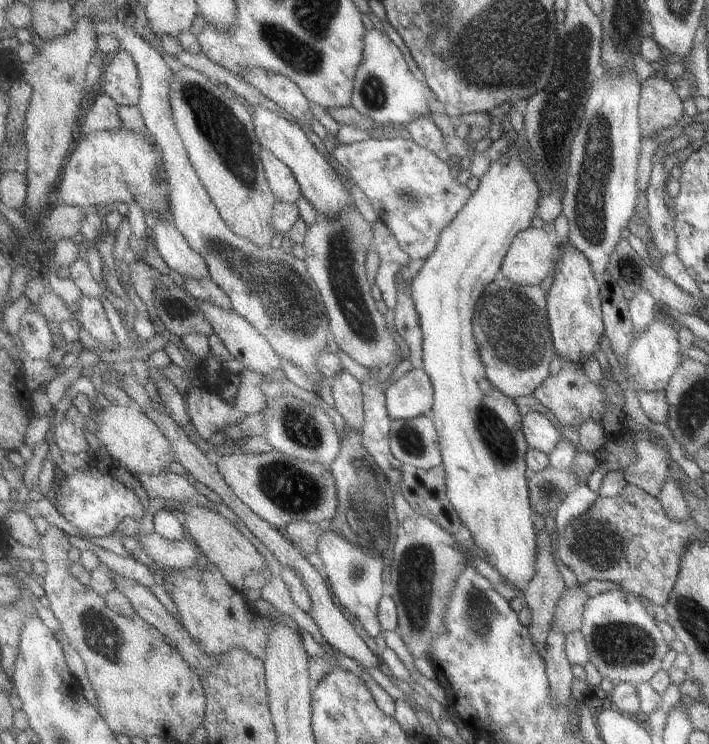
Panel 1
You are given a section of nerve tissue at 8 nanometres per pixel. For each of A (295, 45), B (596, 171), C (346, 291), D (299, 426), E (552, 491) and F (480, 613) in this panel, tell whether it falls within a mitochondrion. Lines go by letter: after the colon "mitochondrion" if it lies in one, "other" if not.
A: mitochondrion
B: mitochondrion
C: mitochondrion
D: mitochondrion
E: mitochondrion
F: mitochondrion

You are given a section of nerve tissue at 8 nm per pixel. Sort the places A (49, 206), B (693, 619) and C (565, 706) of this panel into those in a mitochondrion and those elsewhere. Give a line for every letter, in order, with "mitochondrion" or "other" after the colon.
A: other
B: mitochondrion
C: other

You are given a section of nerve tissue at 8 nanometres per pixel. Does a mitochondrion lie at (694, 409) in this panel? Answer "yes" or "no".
yes

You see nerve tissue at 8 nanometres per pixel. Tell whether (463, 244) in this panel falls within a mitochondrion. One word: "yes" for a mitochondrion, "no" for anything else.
no

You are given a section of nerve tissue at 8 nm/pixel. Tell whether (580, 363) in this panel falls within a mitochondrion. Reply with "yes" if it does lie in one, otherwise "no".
no

